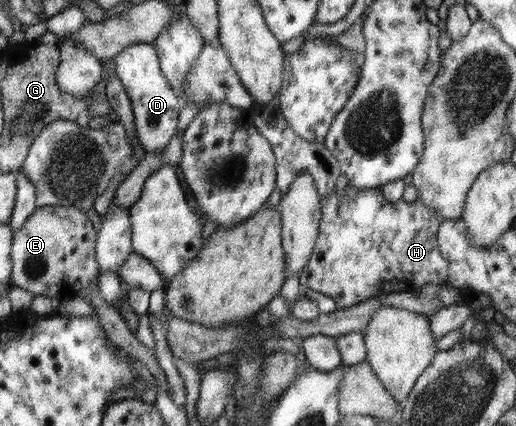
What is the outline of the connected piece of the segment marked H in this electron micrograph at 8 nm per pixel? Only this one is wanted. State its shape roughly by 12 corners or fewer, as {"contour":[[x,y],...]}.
{"contour":[[349,186],[320,199],[301,287],[337,308],[443,284],[444,217]]}

